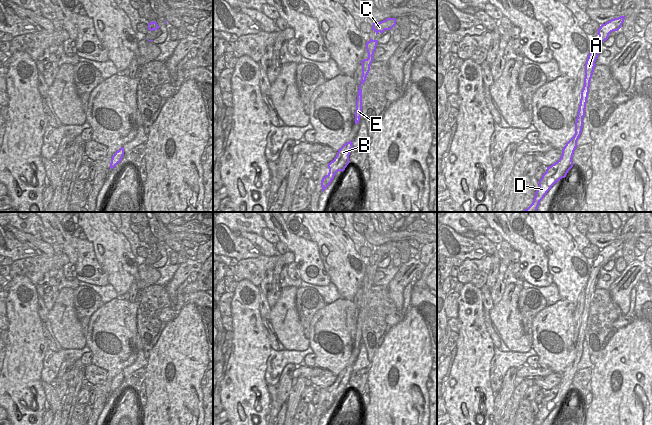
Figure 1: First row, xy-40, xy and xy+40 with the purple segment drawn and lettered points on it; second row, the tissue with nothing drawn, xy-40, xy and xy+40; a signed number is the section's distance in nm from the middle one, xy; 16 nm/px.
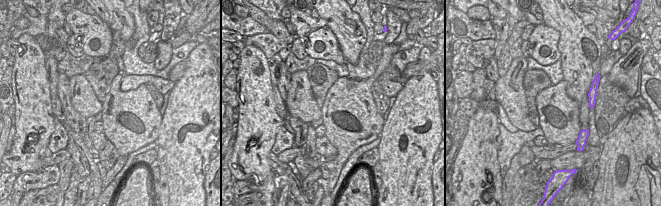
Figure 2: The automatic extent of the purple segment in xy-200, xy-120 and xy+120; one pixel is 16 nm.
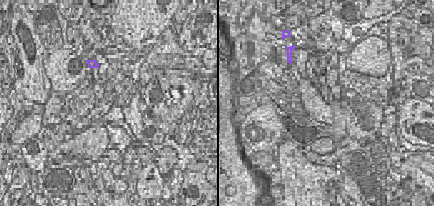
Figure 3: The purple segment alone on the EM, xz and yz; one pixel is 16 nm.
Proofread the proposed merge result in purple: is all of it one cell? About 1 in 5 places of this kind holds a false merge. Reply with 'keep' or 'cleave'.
keep

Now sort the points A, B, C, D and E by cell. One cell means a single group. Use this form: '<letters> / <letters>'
A B C D E

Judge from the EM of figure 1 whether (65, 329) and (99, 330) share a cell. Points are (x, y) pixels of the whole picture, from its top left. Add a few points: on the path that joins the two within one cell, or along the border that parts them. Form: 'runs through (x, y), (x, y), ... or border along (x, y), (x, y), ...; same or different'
border along (85, 337), (86, 344); different

